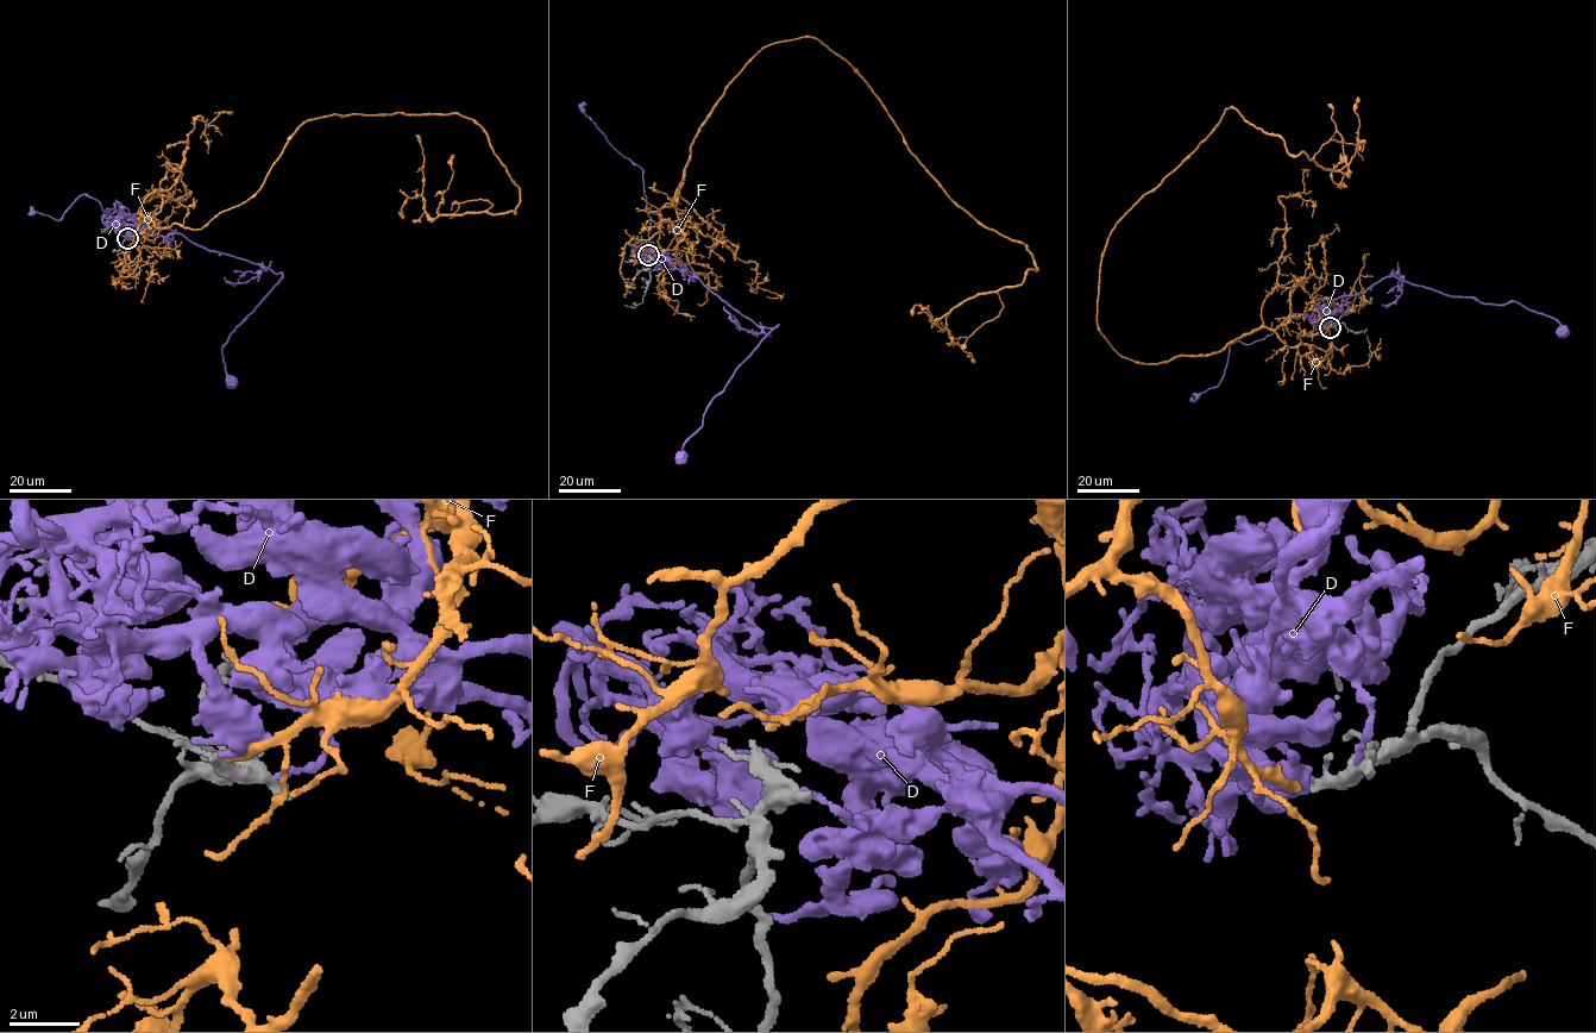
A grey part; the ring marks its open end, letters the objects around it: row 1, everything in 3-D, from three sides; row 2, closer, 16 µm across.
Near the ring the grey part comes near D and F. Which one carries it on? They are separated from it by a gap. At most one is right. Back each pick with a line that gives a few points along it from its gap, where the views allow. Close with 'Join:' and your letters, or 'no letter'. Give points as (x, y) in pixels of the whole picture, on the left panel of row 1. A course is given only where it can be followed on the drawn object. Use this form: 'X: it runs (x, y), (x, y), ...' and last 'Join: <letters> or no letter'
F: it runs (129, 237), (139, 214), (196, 230), (239, 206), (335, 114), (475, 120), (516, 213), (429, 217), (416, 135)
Join: F

